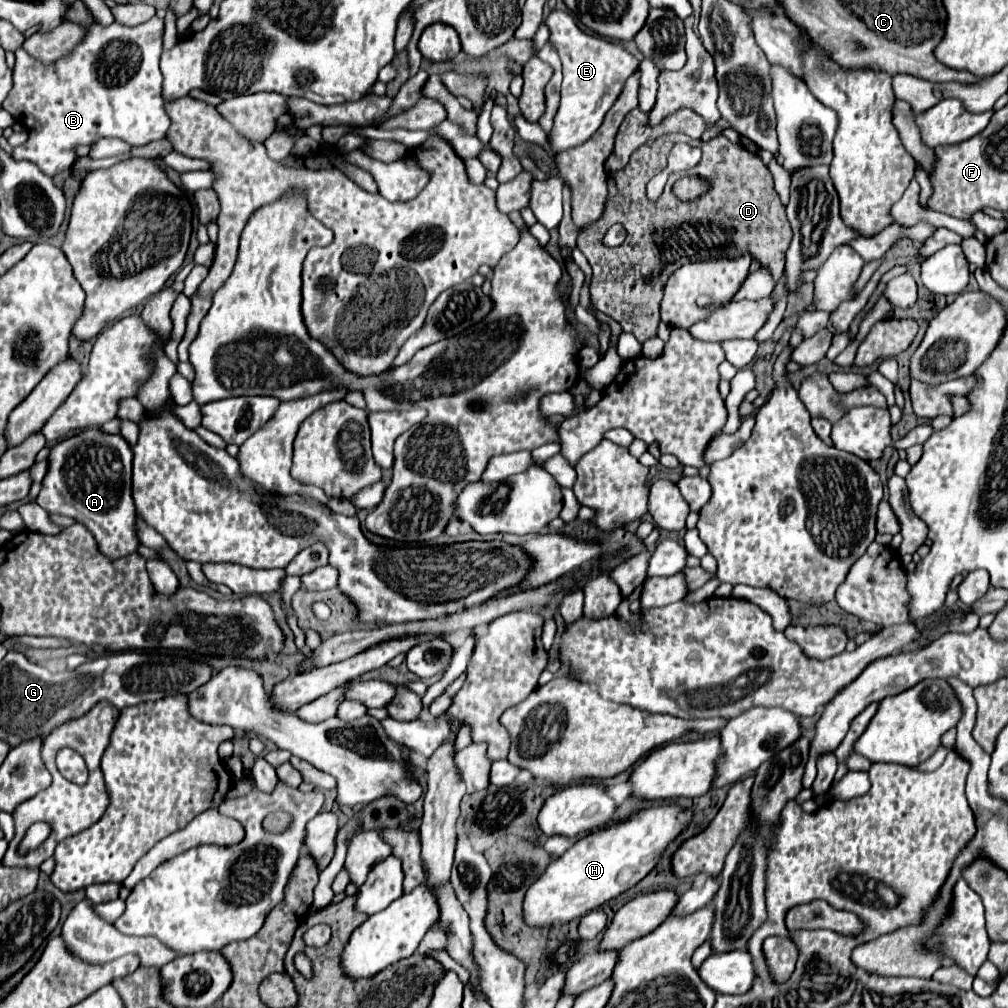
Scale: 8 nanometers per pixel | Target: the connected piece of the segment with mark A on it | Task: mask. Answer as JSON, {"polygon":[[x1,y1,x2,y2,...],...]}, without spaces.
{"polygon":[[92,426,90,430,82,430,54,444,48,454,48,472,42,480,42,490,36,498,36,504,40,504,48,514,70,516,86,526,96,538,98,550,110,560,134,554,140,546,136,530,136,508,132,500,132,446,120,434,108,434,98,426]]}

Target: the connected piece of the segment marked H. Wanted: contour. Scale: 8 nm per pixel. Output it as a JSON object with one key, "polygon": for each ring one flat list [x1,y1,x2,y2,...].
{"polygon":[[680,806,648,808,618,826,594,830,578,840,564,856,552,860,544,874,528,888,522,912,526,926,552,928,556,924,568,924,632,888,656,866,668,842,682,832,684,826,678,822,678,812]]}

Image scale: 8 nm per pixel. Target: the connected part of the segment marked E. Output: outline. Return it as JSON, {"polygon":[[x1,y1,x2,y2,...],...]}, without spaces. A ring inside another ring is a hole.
{"polygon":[[554,10,546,26,550,30,550,44,558,52,564,66,562,100,554,116,554,126,548,134,548,144,554,152,564,152,586,142,602,124,606,112,620,96,624,82,636,72,638,60,622,48,622,44,590,36,576,26,575,16,567,10]]}

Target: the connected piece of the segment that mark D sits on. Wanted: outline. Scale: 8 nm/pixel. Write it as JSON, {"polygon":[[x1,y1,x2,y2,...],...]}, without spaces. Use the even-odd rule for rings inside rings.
{"polygon":[[666,134,648,142,632,154,626,168,608,174,608,198,602,216,578,230,576,244,594,270,590,300,596,310,610,314,616,322,620,322,624,332,634,334,638,342,646,342,658,332,664,284,670,274,682,266,682,258,702,262,722,258,730,260,750,254,766,266,770,274,774,274,774,282,780,282,784,274,784,252,792,240,792,230,784,210,786,208,774,190,772,174,760,156,734,146,724,136,700,142,688,138,686,134],[684,140,688,140,690,146,702,148,702,160,688,172,672,172,660,200,650,202,646,198,648,180,666,168,670,150,676,142],[684,174,708,174,712,190,696,202,680,202,672,194,672,184],[616,222,626,228,628,236,618,248,608,248,602,244,602,238]]}

